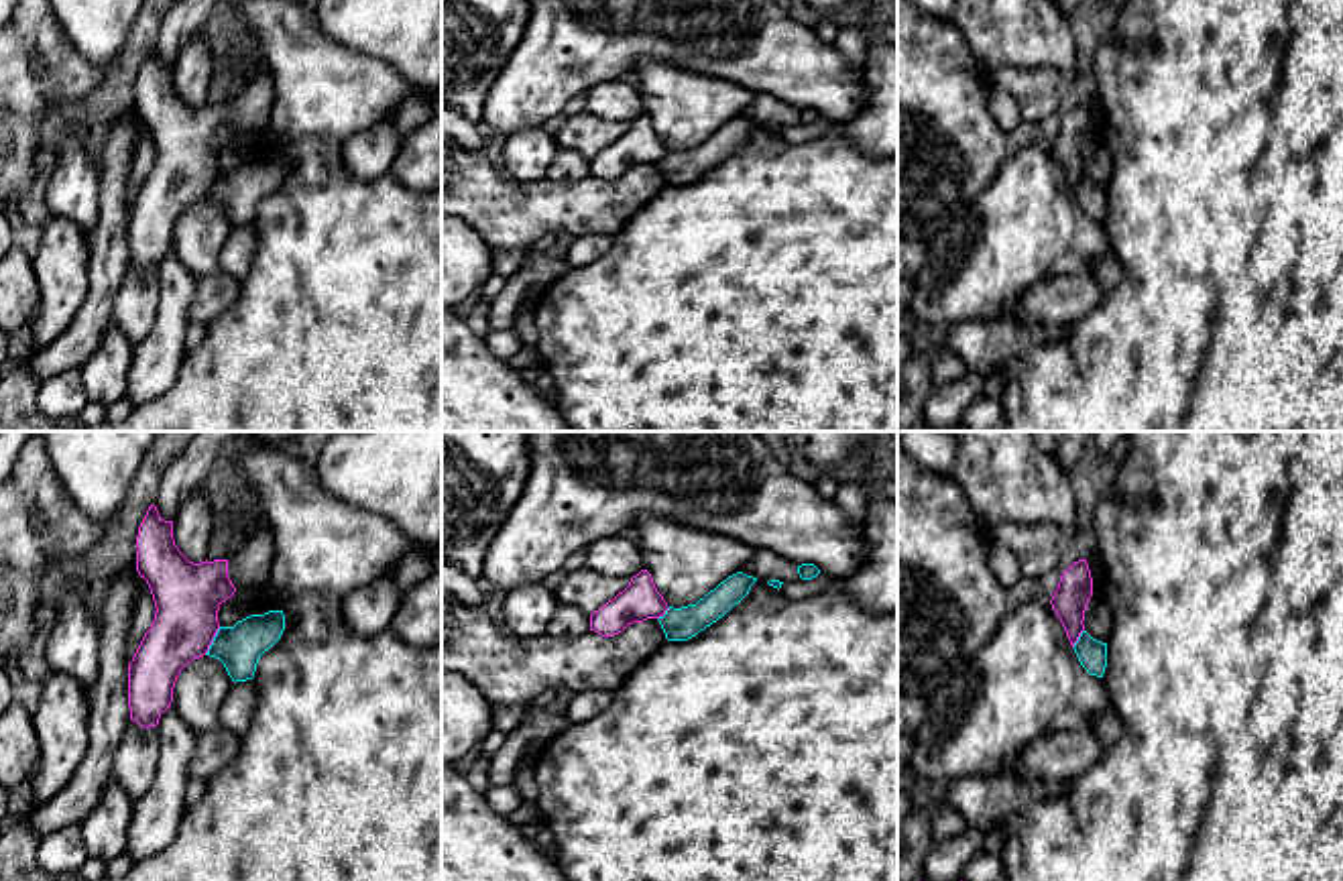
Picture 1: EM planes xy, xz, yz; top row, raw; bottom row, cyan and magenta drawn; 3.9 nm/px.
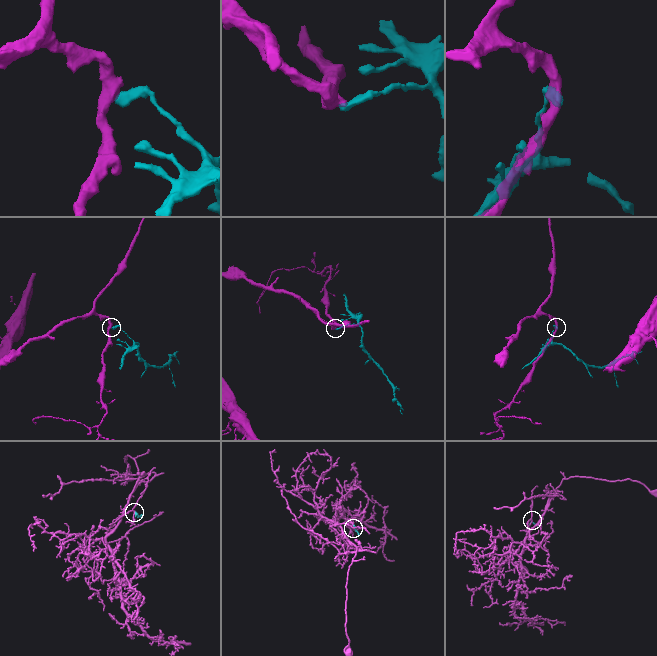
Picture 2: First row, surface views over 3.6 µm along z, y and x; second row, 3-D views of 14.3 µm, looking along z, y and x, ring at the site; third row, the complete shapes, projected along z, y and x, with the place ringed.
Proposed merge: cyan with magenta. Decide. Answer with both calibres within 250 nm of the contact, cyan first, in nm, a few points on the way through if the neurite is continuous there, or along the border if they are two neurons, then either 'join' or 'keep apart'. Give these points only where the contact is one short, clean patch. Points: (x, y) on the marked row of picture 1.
180 nm thick on the cyan side, 260 nm on the other; border along xy (220, 627), (204, 654); keep apart

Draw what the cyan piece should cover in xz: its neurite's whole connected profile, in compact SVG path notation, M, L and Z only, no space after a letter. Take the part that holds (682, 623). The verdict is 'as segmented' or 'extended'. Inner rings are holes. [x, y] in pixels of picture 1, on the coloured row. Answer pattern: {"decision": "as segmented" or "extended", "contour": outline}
{"decision": "as segmented", "contour": "M737 572L710 590L696 604L682 608L669 606L659 625L667 641L688 641L700 631L722 619L735 604L739 604L751 590L757 578Z"}

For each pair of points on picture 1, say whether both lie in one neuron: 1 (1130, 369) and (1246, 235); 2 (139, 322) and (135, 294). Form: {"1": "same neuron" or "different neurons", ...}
{"1": "same neuron", "2": "same neuron"}

